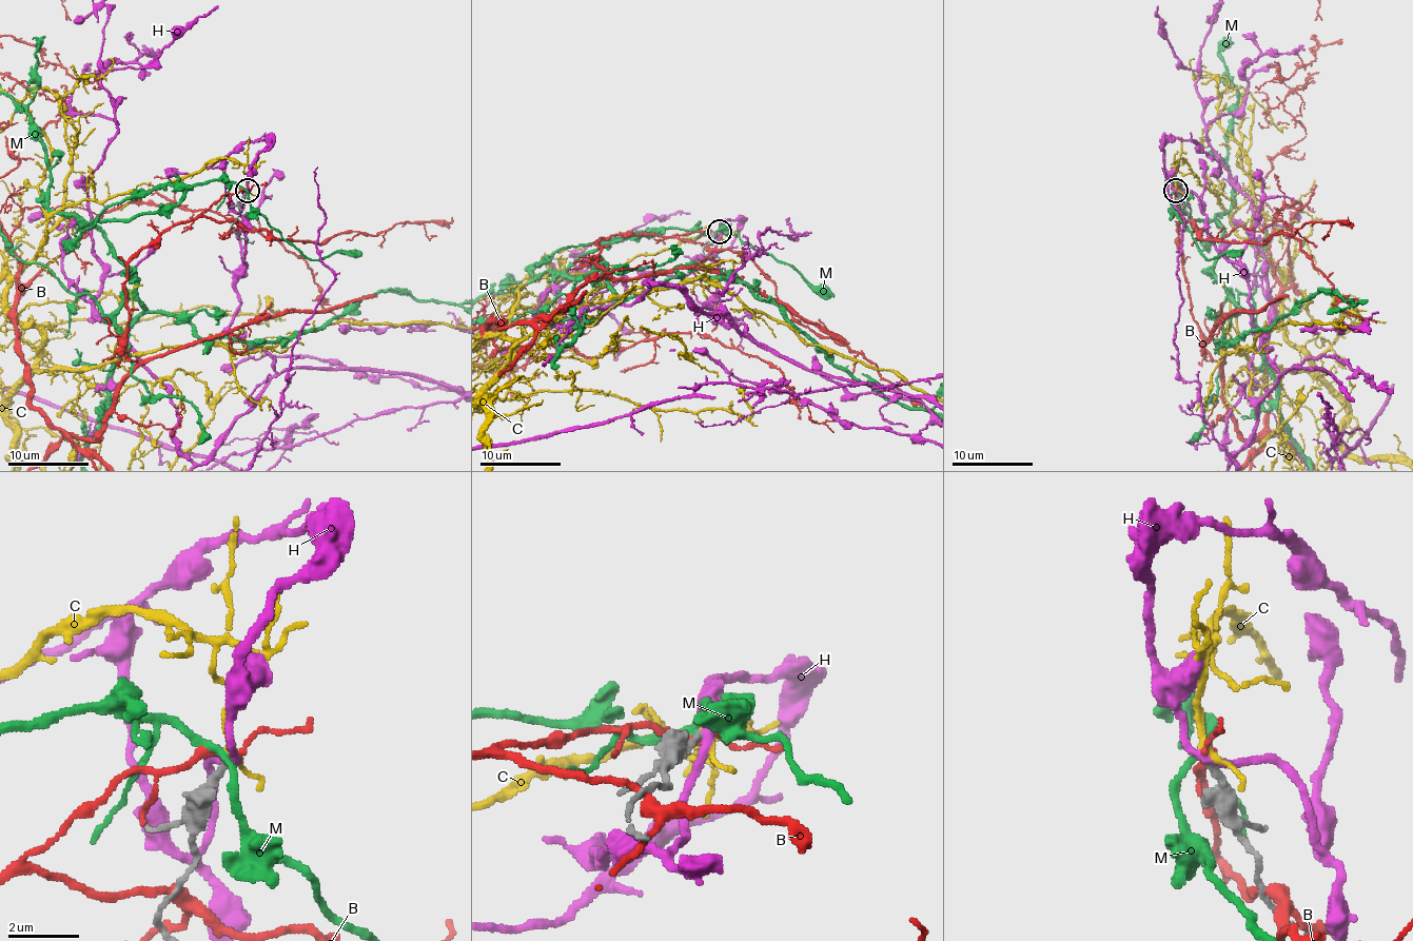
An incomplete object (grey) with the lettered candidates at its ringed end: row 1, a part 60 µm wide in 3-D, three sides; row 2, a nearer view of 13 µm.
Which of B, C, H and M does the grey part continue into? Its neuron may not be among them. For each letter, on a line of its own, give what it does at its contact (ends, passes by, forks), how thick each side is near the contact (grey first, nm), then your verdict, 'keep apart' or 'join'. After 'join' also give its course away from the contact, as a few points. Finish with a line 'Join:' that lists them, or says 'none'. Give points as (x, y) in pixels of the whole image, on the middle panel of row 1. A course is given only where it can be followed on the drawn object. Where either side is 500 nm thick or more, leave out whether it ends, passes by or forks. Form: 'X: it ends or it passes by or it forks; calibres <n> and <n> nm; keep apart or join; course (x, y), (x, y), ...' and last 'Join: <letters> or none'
B: it passes by; calibres 200 and 190 nm; keep apart
C: it passes by; calibres 200 and 170 nm; join
H: it passes by; calibres 220 and 220 nm; keep apart
M: it passes by; calibres 200 and 190 nm; keep apart
Join: C

